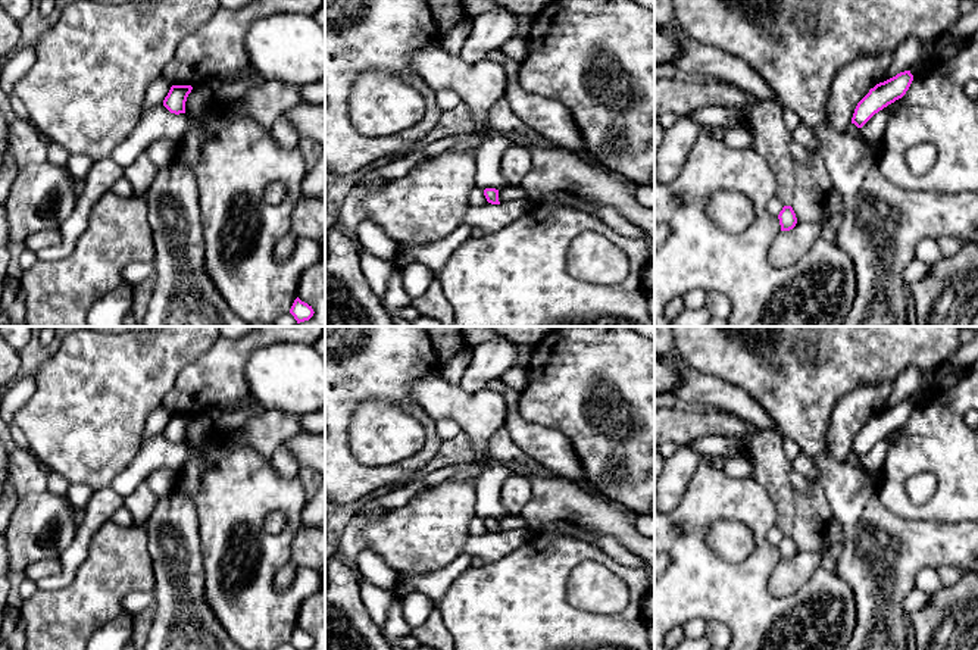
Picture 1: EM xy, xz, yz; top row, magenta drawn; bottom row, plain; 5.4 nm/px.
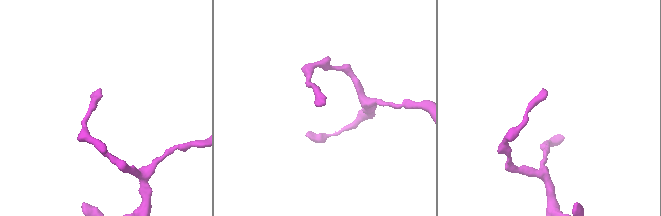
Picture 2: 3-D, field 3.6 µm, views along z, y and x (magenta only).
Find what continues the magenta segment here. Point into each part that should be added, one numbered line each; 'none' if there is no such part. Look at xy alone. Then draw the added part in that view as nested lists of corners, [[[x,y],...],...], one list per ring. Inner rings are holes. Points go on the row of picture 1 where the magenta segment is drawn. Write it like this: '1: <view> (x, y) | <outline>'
none

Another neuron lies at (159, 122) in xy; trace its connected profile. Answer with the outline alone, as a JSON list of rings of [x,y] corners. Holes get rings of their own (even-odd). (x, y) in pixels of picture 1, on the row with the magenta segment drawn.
[[[163,104],[143,112],[135,129],[112,151],[112,159],[122,168],[129,166],[157,138],[179,143],[193,122],[187,113],[171,113]]]

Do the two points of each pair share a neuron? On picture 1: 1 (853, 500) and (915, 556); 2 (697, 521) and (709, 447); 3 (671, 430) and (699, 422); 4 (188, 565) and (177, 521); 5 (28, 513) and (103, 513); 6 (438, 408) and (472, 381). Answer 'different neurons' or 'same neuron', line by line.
1: same neuron
2: different neurons
3: same neuron
4: same neuron
5: different neurons
6: different neurons

